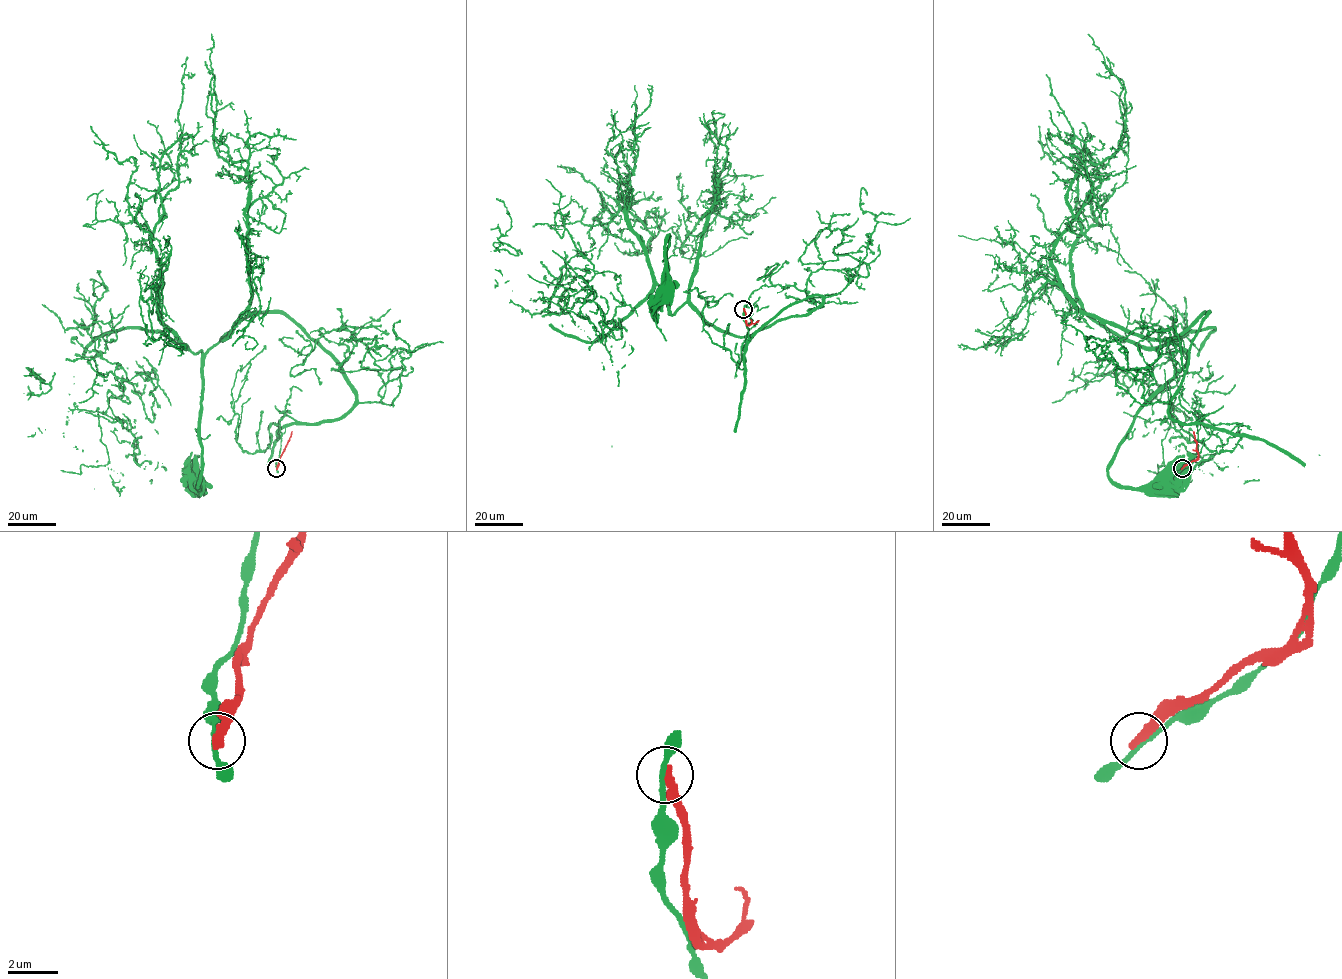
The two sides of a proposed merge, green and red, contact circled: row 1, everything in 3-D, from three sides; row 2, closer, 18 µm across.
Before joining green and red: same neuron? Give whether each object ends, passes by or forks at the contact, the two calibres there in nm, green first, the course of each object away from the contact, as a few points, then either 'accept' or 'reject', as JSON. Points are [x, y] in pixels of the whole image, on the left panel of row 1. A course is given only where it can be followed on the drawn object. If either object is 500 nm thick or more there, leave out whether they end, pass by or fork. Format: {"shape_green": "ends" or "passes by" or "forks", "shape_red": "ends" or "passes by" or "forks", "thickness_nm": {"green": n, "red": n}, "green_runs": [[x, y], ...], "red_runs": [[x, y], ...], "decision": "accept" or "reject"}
{"shape_green": "passes by", "shape_red": "ends", "thickness_nm": {"green": 180, "red": 400}, "green_runs": [[276, 468], [285, 428], [337, 419], [355, 393], [343, 369], [284, 315], [253, 313], [205, 355], [196, 482]], "red_runs": [[276, 468], [292, 431]], "decision": "reject"}

